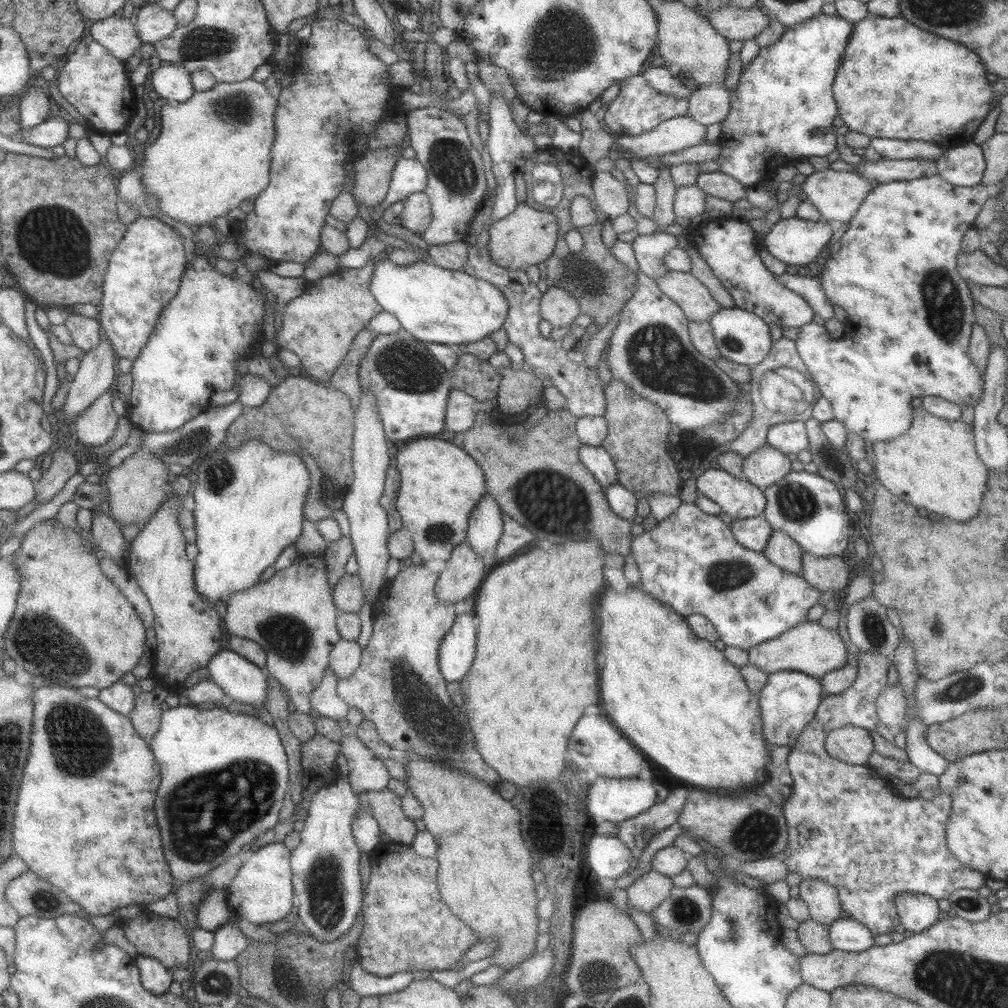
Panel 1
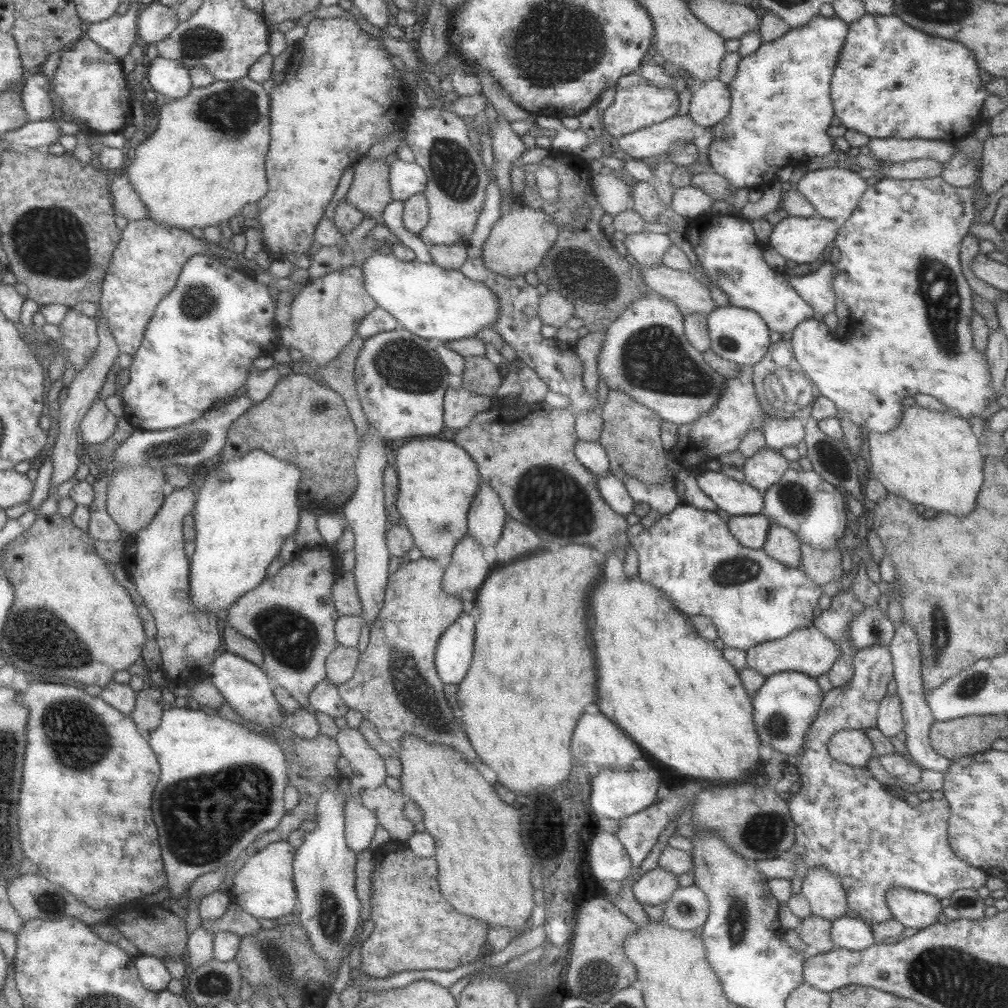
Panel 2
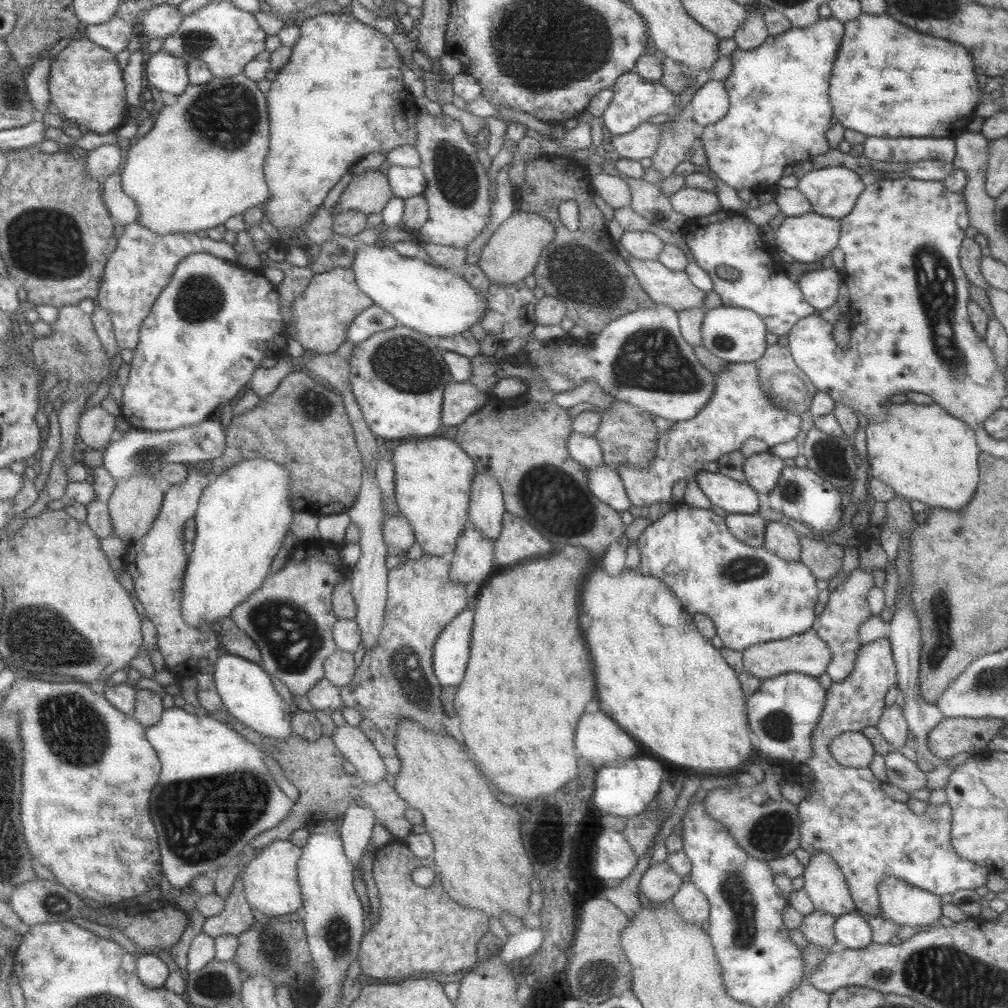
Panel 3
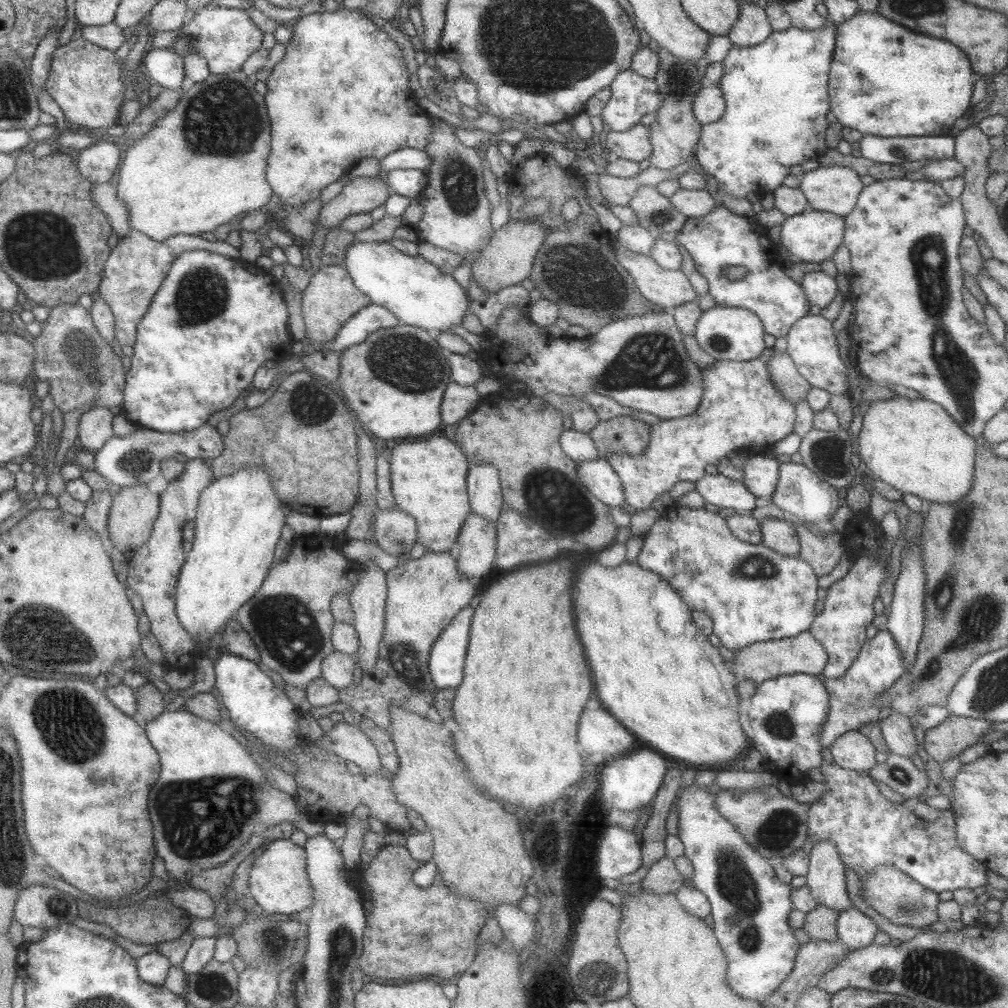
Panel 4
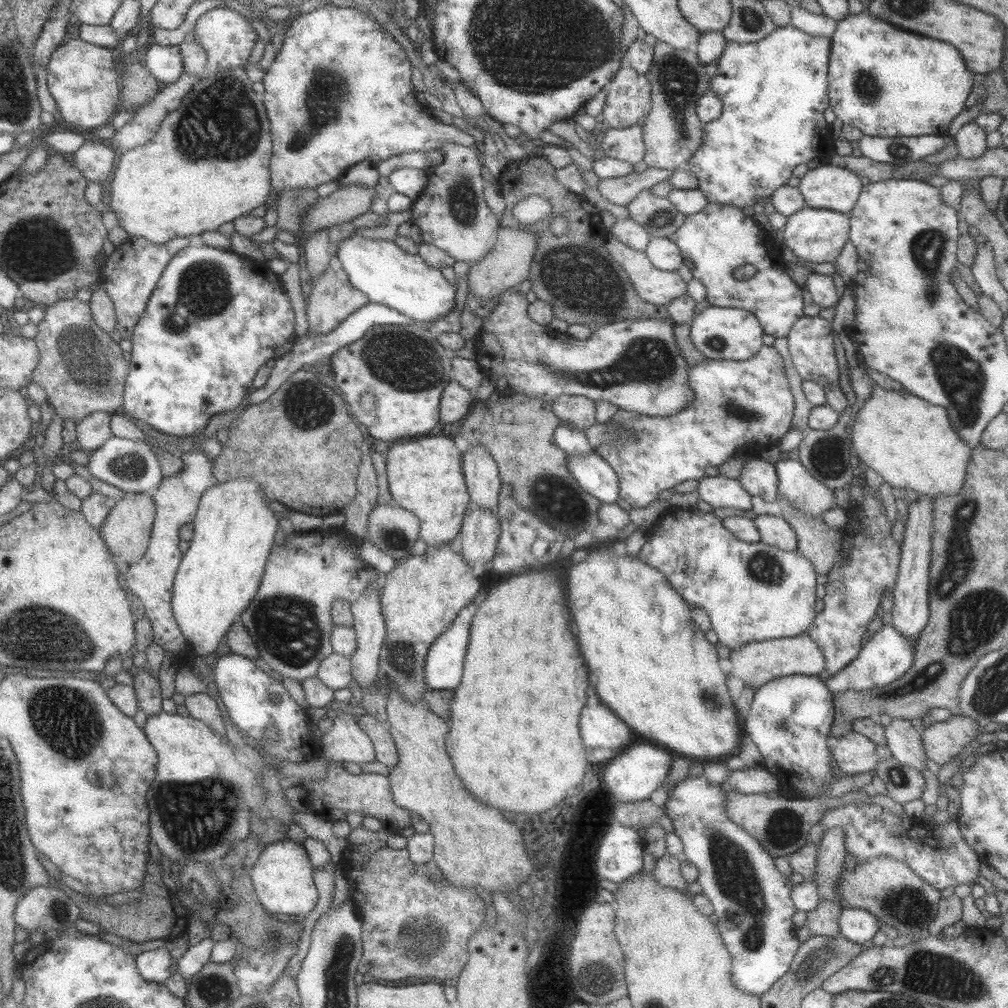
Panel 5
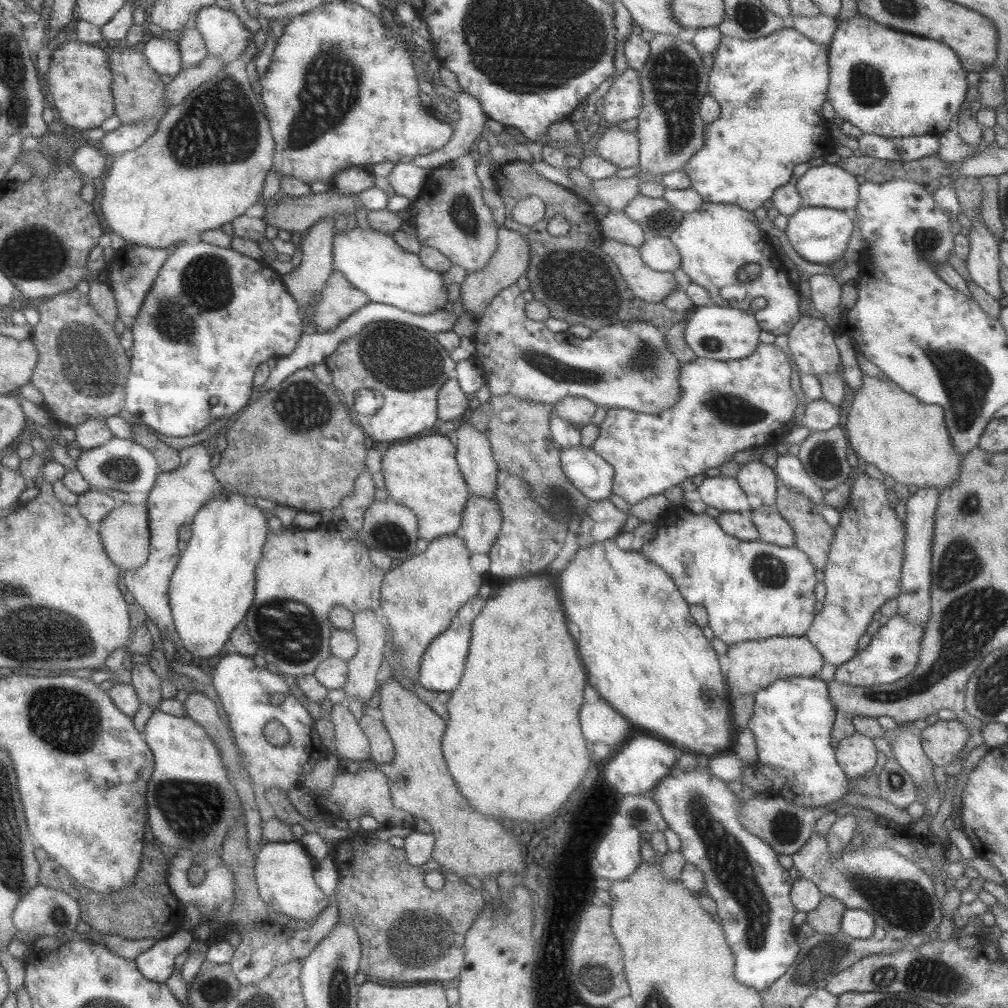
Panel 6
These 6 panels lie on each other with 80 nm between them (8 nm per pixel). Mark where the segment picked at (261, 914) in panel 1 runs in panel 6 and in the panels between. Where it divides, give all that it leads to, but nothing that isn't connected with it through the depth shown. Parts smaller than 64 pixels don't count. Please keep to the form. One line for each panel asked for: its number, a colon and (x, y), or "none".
2: (265, 887)
3: (272, 885)
4: (278, 880)
5: (282, 876)
6: (284, 870)

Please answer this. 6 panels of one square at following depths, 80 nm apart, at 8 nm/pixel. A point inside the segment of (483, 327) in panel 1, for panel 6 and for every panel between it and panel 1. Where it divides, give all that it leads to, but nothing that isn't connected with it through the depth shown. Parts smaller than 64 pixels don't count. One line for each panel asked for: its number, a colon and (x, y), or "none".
2: (434, 303)
3: (437, 302)
4: (417, 292)
5: (388, 274)
6: (372, 261)

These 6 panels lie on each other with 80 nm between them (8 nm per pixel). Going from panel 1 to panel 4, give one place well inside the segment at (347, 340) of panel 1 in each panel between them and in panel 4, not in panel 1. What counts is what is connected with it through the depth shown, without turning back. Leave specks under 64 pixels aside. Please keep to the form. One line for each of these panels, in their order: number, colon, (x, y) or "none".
2: (325, 314)
3: (322, 314)
4: (331, 299)

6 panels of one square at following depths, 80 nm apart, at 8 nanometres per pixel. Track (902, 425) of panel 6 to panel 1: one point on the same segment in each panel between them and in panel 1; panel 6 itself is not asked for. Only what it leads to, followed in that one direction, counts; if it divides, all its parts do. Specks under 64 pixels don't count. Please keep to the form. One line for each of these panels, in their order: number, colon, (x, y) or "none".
1: (935, 465)
2: (933, 458)
3: (922, 452)
4: (914, 445)
5: (911, 443)

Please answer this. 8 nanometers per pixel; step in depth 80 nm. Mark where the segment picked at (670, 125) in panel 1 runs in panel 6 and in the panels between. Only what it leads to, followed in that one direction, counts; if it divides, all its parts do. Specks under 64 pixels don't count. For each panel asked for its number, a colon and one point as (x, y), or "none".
2: (654, 140)
3: (642, 142)
4: (634, 144)
5: (627, 144)
6: (620, 147)

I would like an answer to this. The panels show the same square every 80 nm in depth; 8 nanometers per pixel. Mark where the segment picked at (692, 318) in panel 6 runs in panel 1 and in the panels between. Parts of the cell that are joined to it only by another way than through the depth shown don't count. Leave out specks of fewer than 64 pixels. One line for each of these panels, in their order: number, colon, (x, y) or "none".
1: (741, 336)
2: (739, 334)
3: (735, 334)
4: (730, 333)
5: (719, 333)

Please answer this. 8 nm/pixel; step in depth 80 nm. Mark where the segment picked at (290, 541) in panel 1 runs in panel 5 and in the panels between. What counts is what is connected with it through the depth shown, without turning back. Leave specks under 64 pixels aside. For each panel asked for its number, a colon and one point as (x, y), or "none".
2: (245, 510)
3: (243, 515)
4: (239, 521)
5: (234, 530)

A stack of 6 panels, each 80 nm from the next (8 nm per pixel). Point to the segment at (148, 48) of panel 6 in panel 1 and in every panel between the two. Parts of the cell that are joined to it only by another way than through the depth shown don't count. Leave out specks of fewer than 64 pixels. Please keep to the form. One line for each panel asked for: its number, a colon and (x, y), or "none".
1: (171, 82)
2: (169, 77)
3: (167, 73)
4: (164, 68)
5: (165, 63)

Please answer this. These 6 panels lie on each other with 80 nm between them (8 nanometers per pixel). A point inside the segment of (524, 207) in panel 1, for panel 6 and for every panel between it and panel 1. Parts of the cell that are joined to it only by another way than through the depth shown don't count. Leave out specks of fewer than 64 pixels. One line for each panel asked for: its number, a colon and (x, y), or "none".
2: (519, 240)
3: (512, 252)
4: (508, 259)
5: (508, 263)
6: (510, 261)

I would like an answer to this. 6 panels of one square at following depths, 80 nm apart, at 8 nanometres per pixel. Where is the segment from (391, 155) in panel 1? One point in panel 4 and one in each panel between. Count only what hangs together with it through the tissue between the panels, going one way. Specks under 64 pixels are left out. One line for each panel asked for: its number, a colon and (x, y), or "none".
2: (370, 191)
3: (368, 192)
4: (360, 195)

